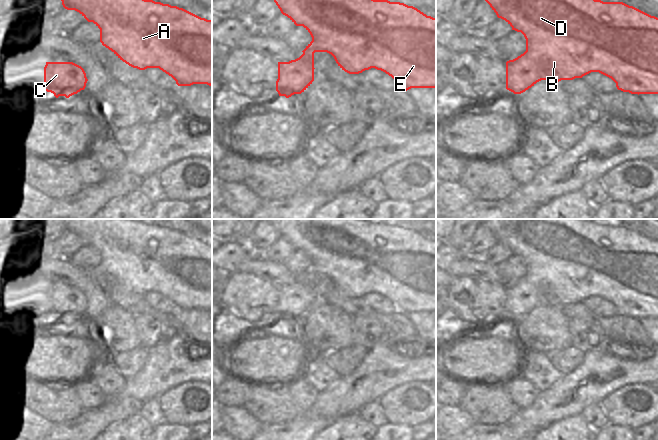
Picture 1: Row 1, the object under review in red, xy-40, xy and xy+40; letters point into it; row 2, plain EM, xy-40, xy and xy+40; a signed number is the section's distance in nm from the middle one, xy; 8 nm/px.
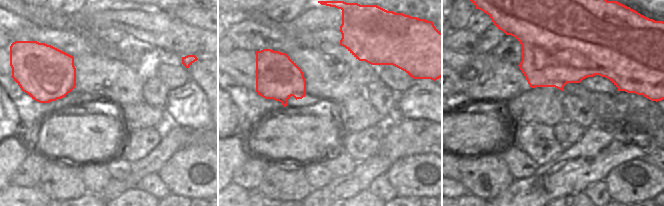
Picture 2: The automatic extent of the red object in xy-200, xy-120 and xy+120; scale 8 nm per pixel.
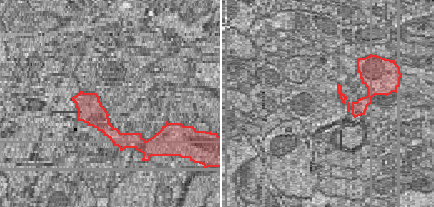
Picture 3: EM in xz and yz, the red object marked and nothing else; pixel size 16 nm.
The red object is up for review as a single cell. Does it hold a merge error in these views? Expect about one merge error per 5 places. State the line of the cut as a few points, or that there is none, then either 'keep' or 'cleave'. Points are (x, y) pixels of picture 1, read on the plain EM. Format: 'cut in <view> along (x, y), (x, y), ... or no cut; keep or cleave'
no cut; keep

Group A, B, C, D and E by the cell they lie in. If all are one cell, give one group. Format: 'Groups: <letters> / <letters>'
Groups: A B C D E.

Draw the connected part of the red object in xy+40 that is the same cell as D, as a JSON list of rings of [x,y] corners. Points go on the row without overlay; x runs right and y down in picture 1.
[[[482,219],[498,242],[505,244],[512,254],[521,256],[526,263],[526,275],[513,284],[506,286],[506,313],[521,318],[541,304],[559,306],[582,302],[591,296],[599,296],[615,307],[618,314],[631,318],[658,318],[658,242],[651,240],[623,226],[603,226],[586,219]]]

